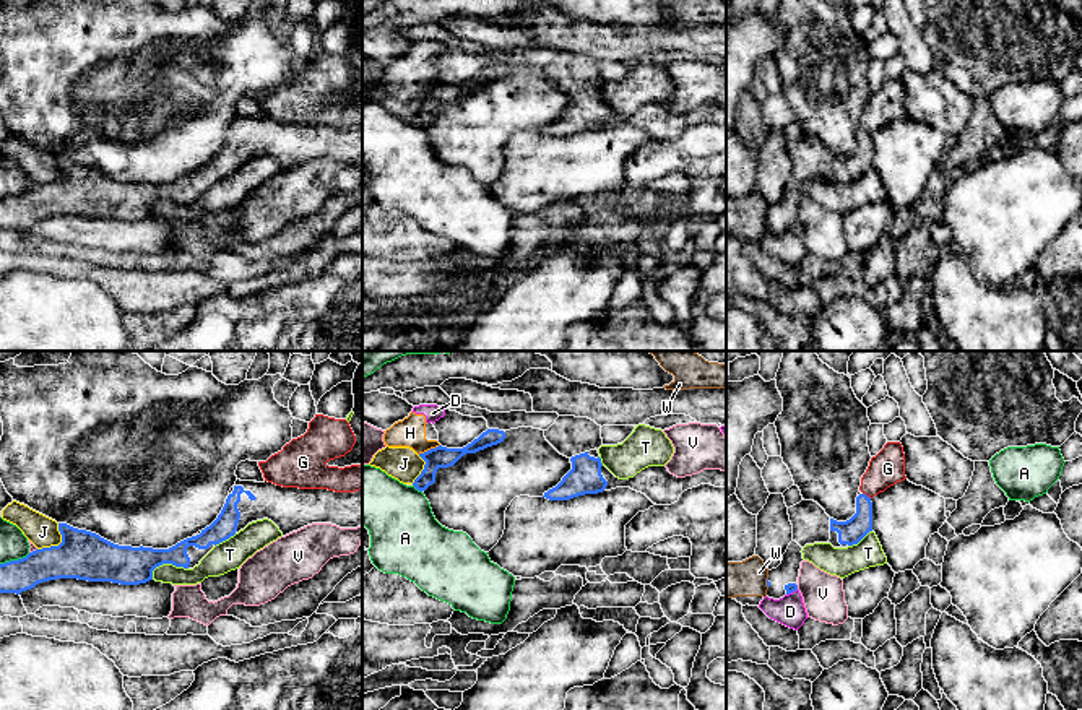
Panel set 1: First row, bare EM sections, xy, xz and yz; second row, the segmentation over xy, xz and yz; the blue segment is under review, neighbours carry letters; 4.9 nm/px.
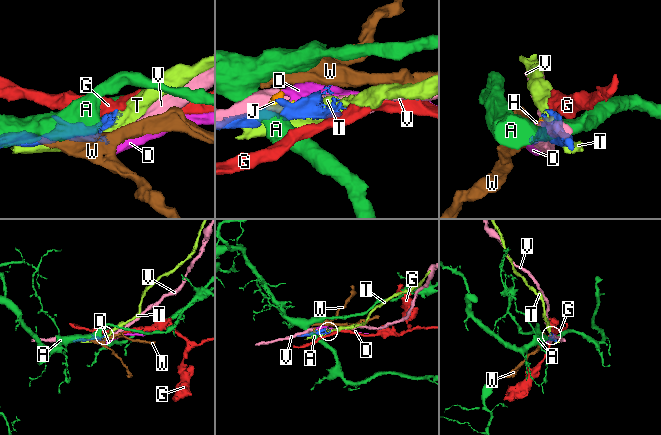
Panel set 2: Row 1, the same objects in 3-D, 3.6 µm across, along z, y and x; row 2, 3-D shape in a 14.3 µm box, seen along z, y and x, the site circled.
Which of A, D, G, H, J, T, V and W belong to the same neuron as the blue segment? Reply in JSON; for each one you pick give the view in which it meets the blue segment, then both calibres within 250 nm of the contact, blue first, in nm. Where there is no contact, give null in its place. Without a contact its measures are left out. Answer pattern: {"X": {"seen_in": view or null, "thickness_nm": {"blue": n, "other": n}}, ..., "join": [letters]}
{"join": []}

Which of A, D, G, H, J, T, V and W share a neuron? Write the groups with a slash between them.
A / D H J / G / T / V / W

